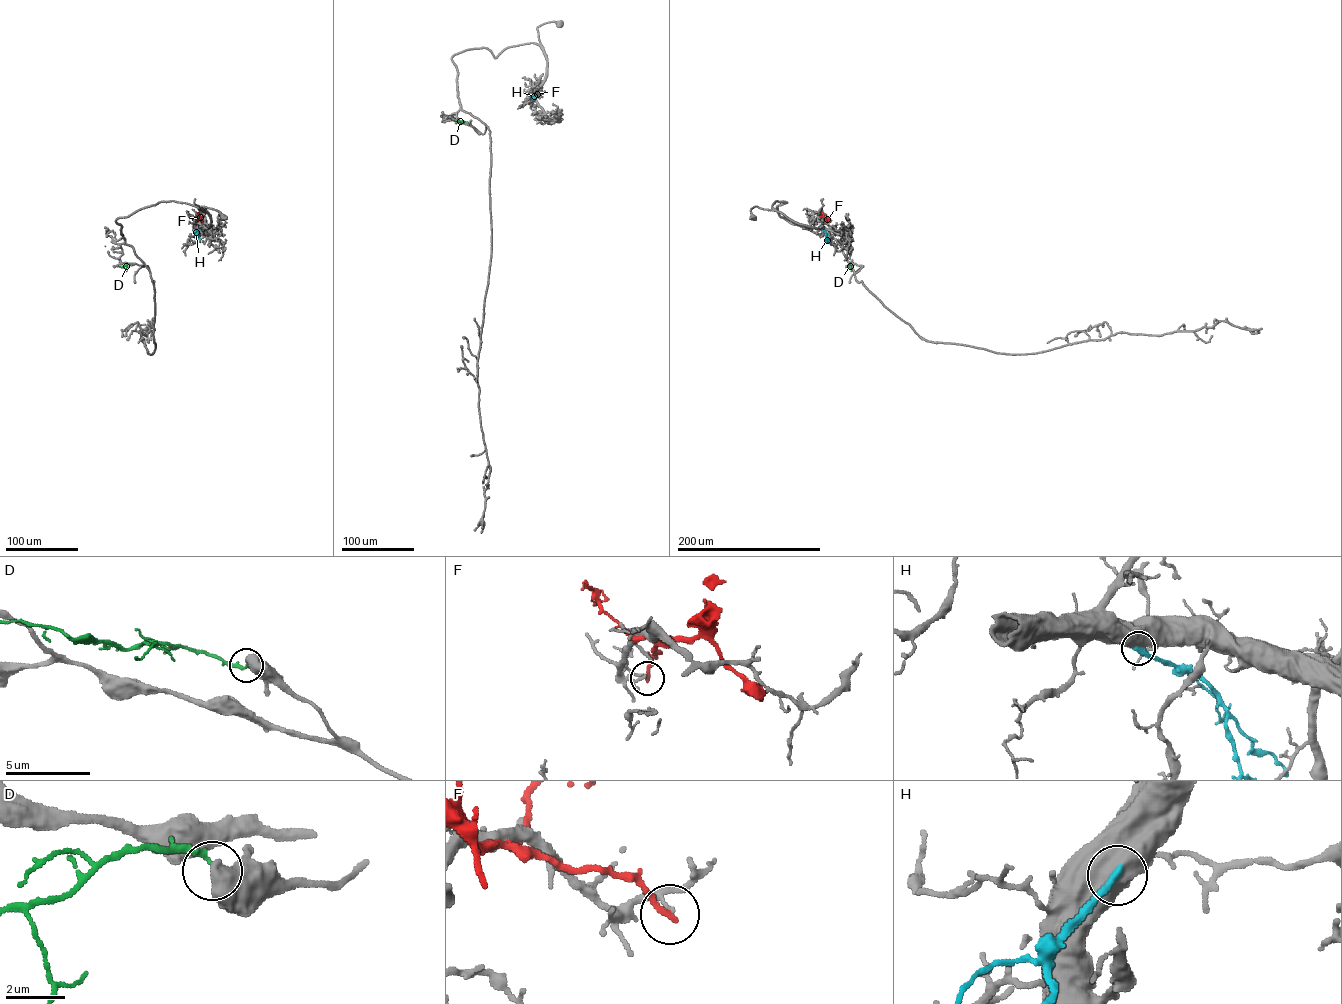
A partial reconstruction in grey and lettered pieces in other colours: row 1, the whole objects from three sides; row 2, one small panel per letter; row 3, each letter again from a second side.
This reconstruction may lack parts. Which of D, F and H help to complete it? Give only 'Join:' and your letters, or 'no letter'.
Join: no letter

